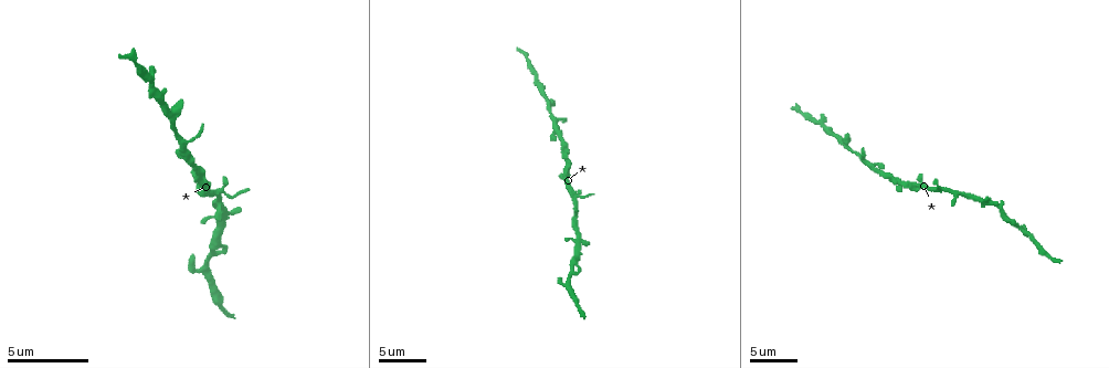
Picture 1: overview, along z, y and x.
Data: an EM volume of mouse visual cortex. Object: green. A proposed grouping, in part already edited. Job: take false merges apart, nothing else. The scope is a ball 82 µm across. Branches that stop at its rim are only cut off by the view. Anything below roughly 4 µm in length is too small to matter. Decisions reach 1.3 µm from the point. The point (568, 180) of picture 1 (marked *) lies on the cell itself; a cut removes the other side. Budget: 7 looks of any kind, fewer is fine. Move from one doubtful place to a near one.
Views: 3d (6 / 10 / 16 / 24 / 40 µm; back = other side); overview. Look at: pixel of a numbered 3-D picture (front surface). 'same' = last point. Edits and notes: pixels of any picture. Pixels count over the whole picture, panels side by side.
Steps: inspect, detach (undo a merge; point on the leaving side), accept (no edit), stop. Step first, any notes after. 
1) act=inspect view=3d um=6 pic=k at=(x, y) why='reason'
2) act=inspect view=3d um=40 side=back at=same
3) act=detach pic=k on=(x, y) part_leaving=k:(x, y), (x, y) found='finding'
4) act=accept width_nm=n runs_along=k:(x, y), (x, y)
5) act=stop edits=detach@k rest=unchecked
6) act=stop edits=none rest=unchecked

act=inspect view=3d um=10 pic=1 at=(196, 169) why='thin neck'

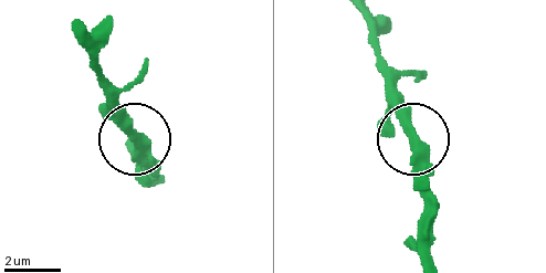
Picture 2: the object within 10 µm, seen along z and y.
act=accept runs_along=2:(430, 252), (430, 169), (389, 72) found='all the same cell'

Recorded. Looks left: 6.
act=inspect view=3d um=10 pic=1 at=(846, 148) why='two arms in line, one across'

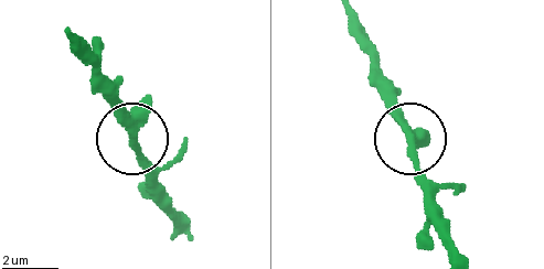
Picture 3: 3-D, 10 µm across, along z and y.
act=accept arms=3 found='all the same cell'

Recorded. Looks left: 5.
act=inspect view=3d um=6 pic=1 at=(574, 299) why='thick turns thin'

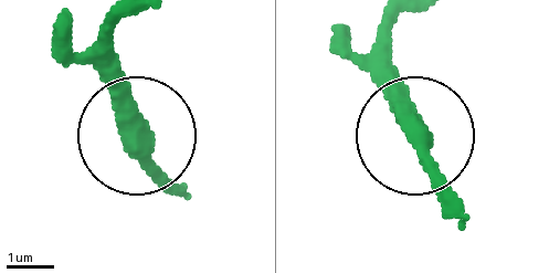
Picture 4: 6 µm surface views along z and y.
act=inspect view=3d um=6 side=back pic=4 at=(423, 143)

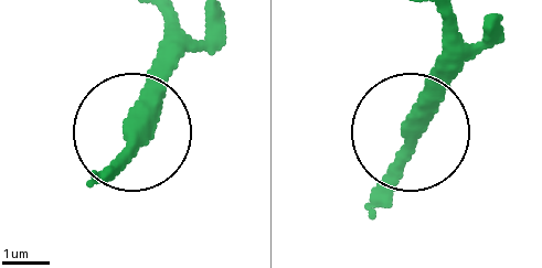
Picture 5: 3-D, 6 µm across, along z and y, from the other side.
act=accept runs_along=5:(162, 17), (158, 99), (95, 170) found='continuous, no second cell'

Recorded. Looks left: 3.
act=inspect view=3d um=10 pic=1 at=(1008, 218) why='thick turns thin'

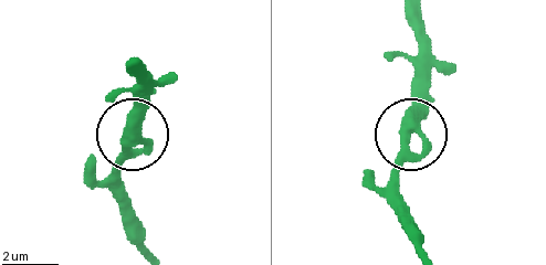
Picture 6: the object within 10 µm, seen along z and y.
act=accept found='one cell here'

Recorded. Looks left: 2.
act=stop edits=none rest=unchecked

